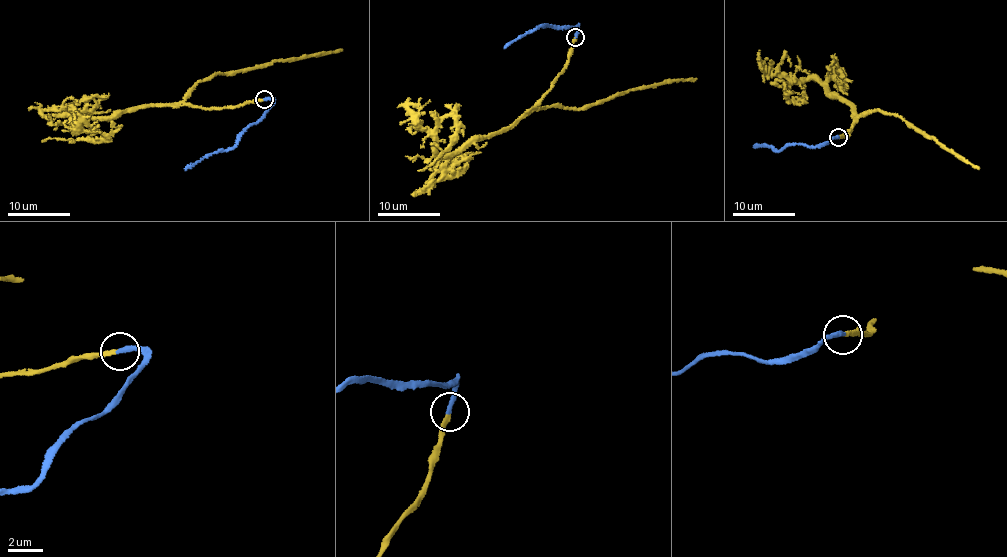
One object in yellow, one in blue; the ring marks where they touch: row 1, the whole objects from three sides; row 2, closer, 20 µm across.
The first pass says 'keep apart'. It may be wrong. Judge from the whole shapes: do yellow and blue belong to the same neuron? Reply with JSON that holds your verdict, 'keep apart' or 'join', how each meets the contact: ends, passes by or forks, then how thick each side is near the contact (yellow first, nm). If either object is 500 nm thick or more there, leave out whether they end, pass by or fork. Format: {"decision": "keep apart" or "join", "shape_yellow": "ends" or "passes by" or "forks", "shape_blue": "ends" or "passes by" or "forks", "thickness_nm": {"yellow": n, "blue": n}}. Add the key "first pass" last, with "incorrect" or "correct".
{"decision": "join", "shape_yellow": "ends", "shape_blue": "ends", "thickness_nm": {"yellow": 260, "blue": 300}, "first pass": "incorrect"}

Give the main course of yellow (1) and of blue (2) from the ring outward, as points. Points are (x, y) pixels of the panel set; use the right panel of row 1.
1: (838, 137), (850, 130), (851, 107), (814, 79), (788, 84), (789, 100), (800, 101), (804, 85), (799, 82)
2: (838, 137), (814, 146), (788, 144), (778, 151), (764, 144), (753, 147)

